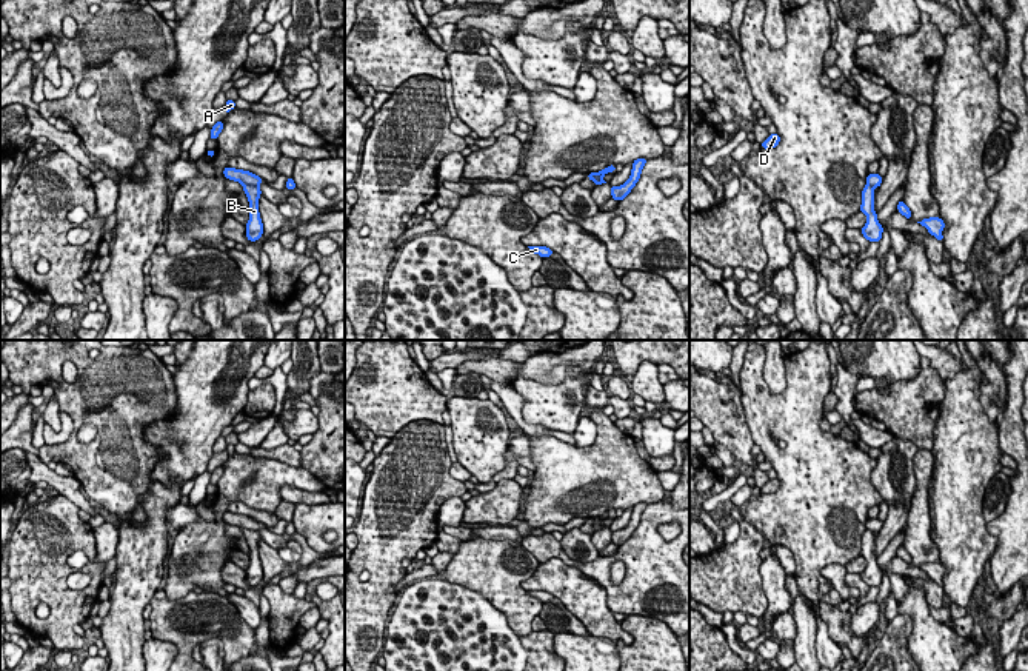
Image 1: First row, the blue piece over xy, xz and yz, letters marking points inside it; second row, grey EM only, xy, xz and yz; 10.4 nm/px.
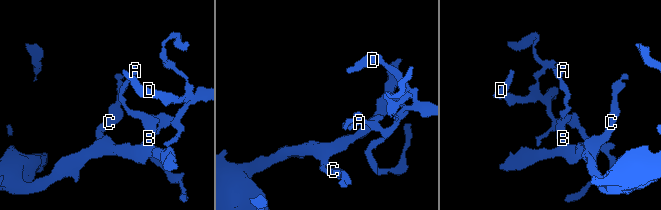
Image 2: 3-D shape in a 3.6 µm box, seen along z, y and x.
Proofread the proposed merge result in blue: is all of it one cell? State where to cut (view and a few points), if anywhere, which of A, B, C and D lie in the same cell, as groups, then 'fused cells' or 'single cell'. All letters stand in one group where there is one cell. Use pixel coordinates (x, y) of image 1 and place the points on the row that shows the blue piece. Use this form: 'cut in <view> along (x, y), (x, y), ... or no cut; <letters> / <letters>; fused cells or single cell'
cut in xy along (242, 183), (257, 186); A D / B C; fused cells

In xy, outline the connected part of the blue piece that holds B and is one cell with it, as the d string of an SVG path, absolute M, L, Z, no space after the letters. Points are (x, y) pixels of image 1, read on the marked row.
M243 183L242 186L249 202L249 222L245 225L246 239L249 242L257 242L263 234L263 223L259 212L259 197L262 195L262 191L259 186L246 185L246 183Z

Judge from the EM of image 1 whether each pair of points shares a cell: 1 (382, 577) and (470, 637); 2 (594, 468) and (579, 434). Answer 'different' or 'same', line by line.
1: different
2: different

